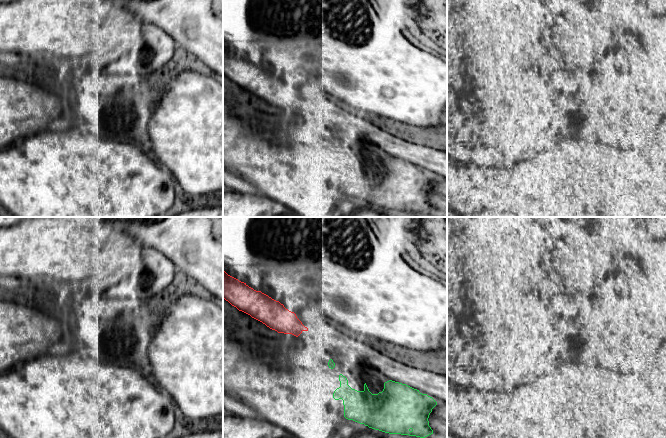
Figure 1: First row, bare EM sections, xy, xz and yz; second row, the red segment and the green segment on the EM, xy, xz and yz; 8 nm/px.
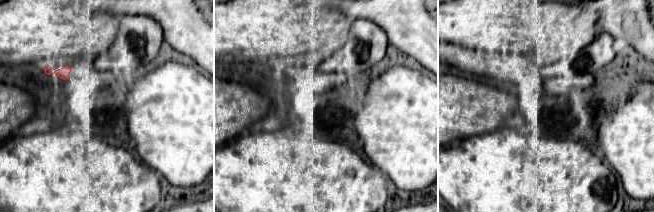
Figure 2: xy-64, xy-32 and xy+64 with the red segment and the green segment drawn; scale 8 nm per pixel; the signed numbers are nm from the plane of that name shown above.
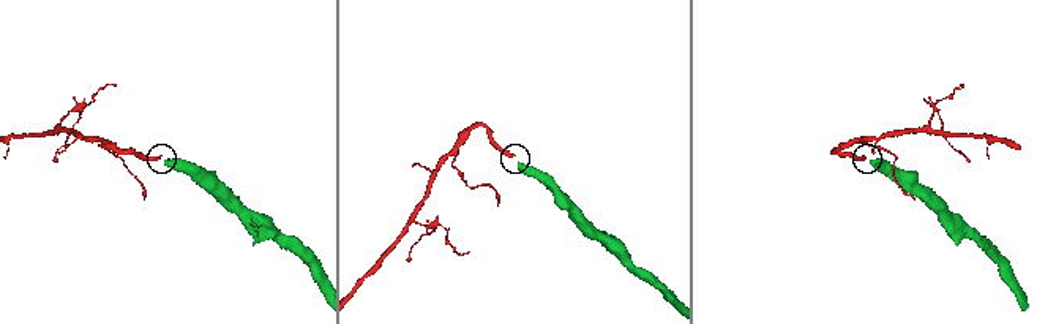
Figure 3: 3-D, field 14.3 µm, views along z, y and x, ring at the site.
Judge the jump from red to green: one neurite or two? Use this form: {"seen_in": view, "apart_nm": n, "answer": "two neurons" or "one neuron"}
{"seen_in": "xz", "apart_nm": 300, "answer": "two neurons"}

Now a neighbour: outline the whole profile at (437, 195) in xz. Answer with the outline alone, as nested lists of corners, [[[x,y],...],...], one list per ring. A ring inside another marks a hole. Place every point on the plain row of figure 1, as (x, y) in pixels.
[[[443,178],[435,182],[428,194],[429,202],[433,206],[435,213],[440,217],[447,217],[447,179]]]

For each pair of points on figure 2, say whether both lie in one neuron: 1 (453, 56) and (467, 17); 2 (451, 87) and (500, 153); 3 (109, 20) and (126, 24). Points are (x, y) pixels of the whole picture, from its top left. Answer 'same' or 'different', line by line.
1: different
2: different
3: different

